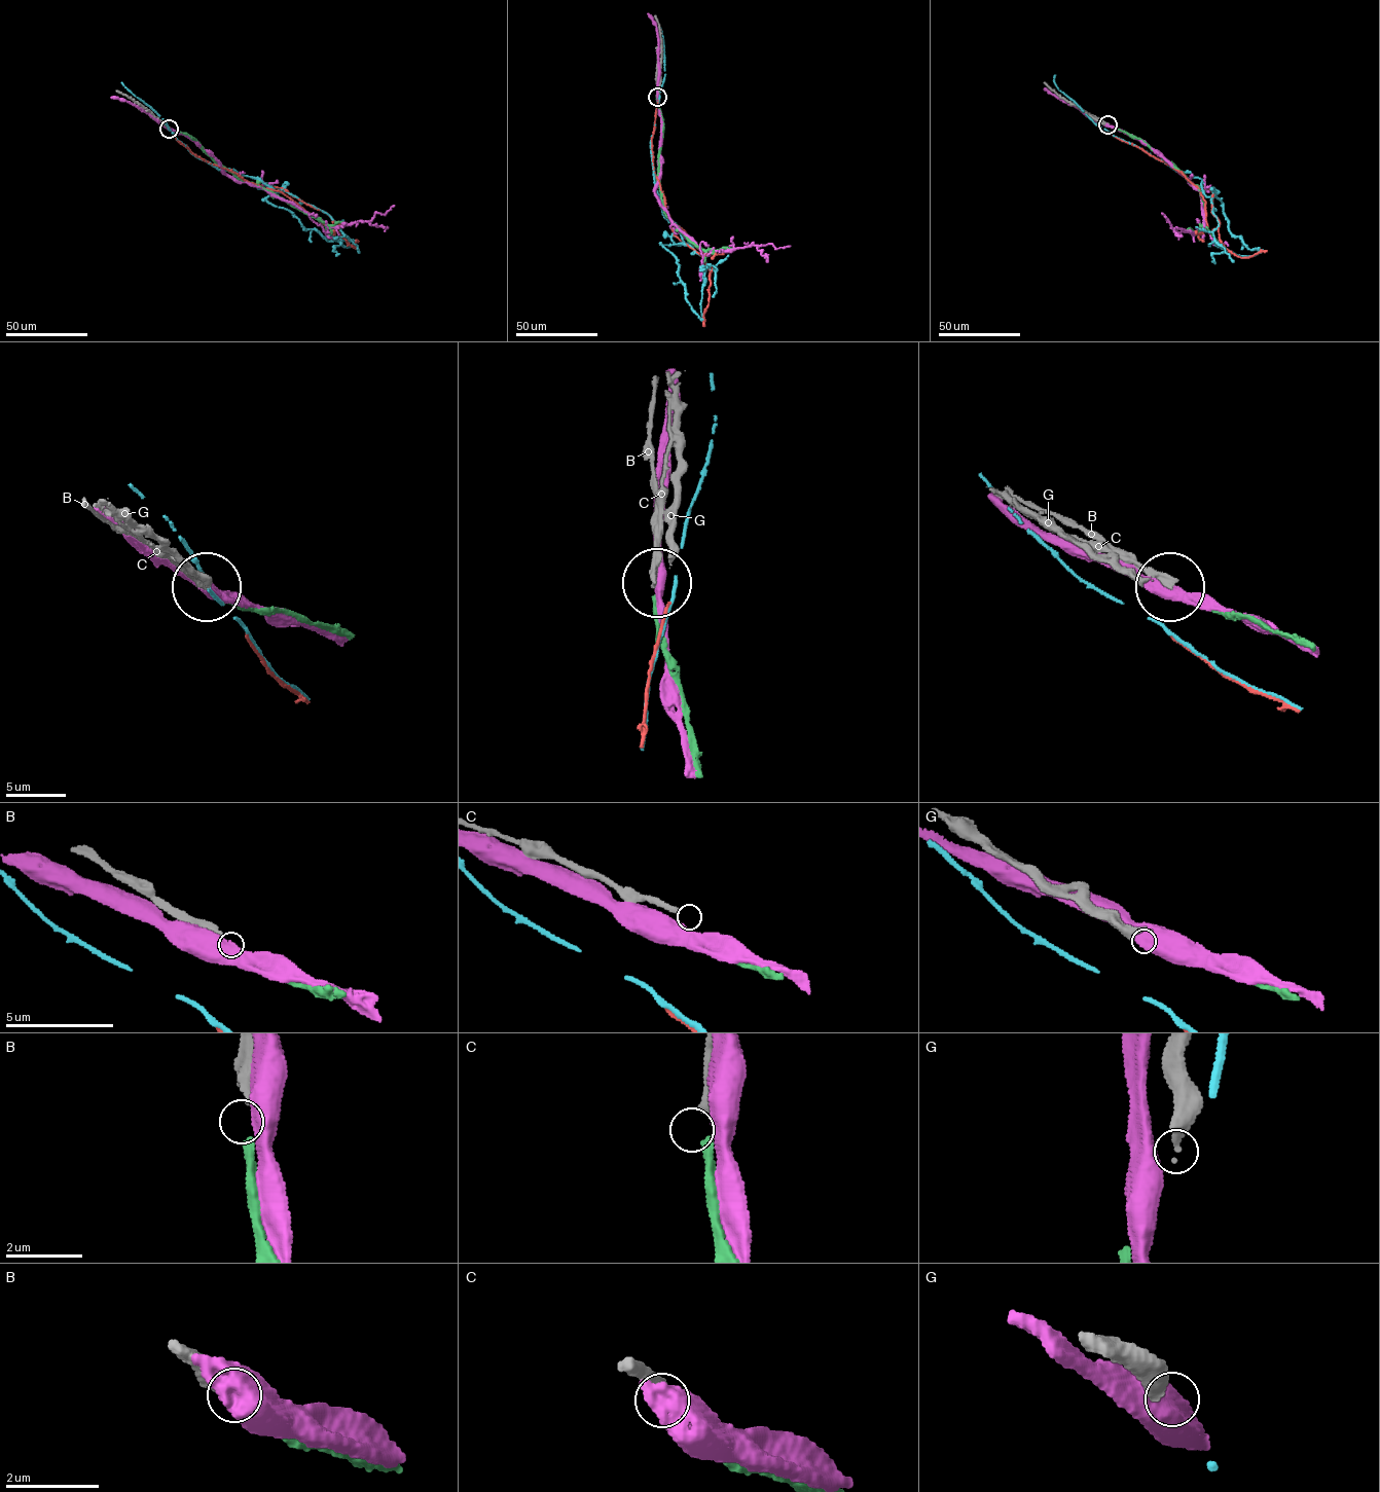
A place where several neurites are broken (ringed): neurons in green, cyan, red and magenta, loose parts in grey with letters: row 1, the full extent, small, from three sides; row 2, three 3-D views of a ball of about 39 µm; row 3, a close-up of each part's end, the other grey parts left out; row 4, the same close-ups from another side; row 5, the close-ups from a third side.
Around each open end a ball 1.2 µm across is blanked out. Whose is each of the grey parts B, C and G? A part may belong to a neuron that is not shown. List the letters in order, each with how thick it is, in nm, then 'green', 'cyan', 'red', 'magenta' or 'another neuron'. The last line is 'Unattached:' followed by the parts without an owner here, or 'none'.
B: 360 nm thick; green
C: 260 nm thick; another neuron
G: 440 nm thick; another neuron
Unattached: C, G

